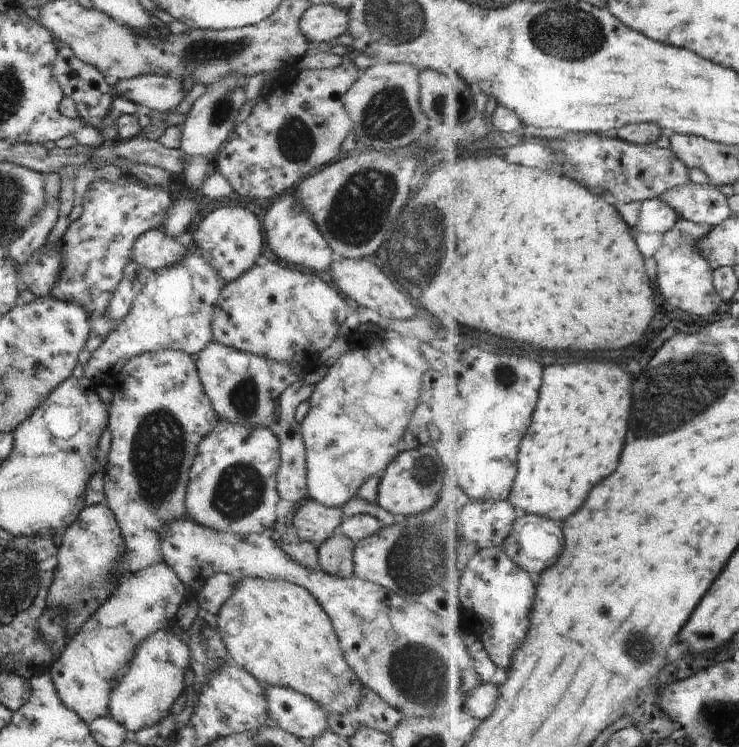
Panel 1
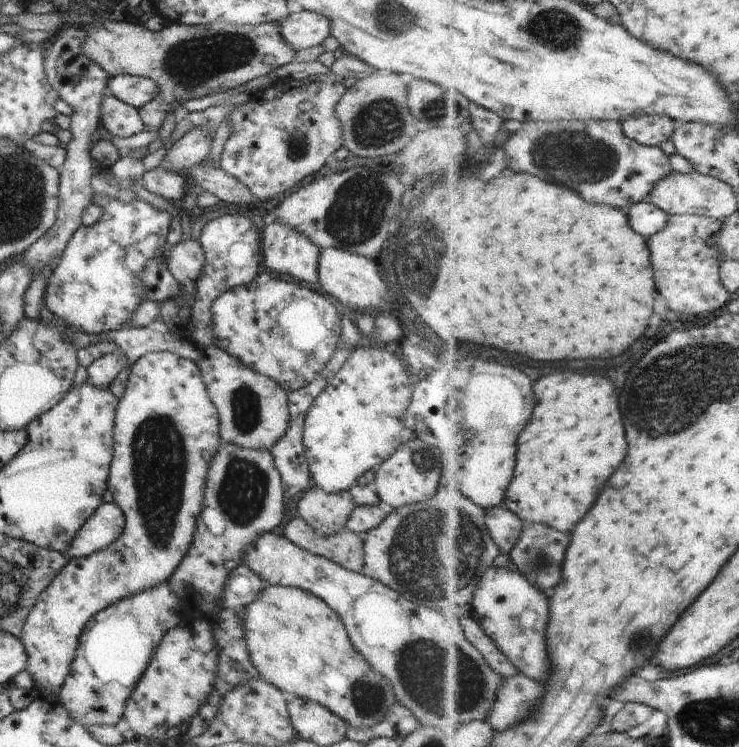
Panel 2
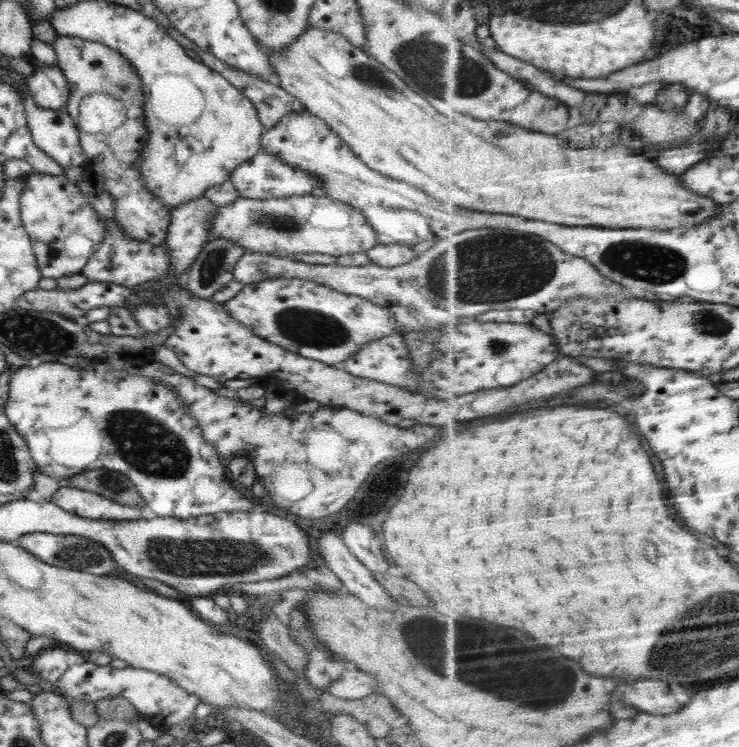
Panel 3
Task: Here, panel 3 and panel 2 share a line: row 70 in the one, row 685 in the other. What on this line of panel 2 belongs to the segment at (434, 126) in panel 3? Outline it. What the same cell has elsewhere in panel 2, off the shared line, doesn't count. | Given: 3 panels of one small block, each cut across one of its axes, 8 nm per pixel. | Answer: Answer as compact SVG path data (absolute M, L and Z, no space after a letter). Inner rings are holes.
M270 585L244 609L244 638L253 667L281 691L325 706L354 728L376 726L392 705L400 704L392 685L356 650L344 623L320 597L298 587Z

